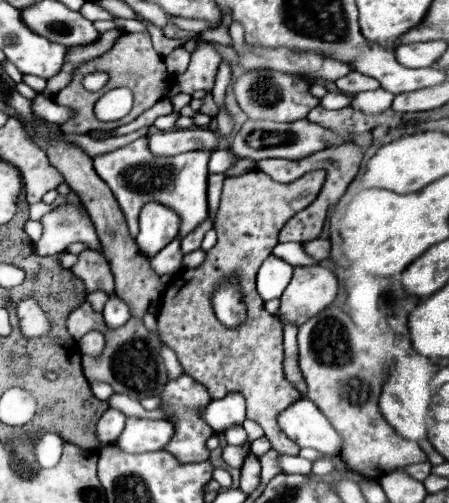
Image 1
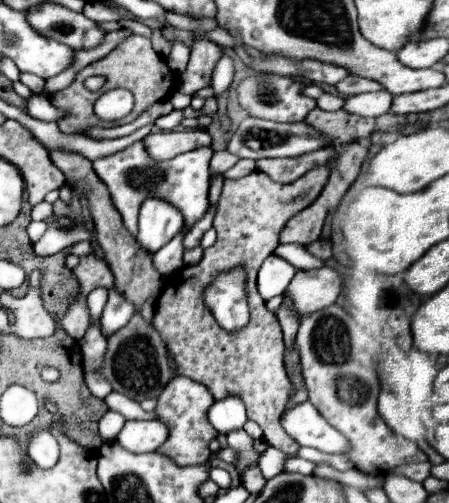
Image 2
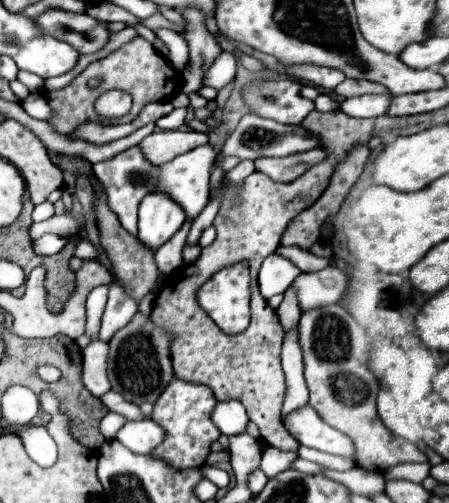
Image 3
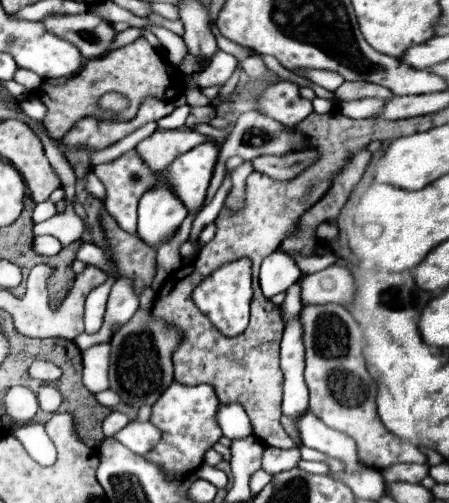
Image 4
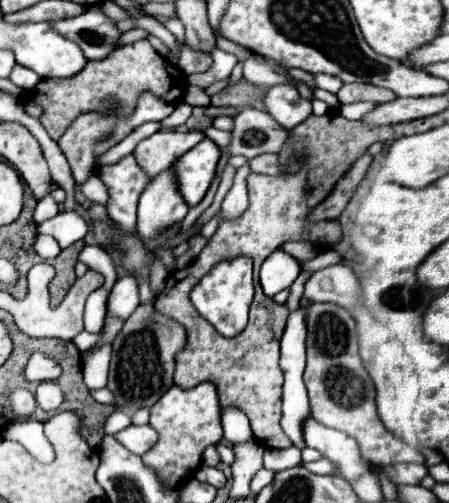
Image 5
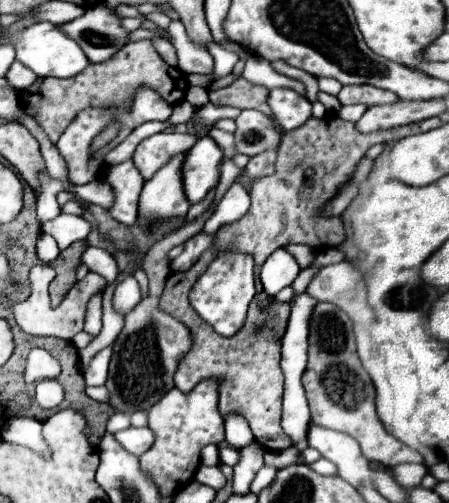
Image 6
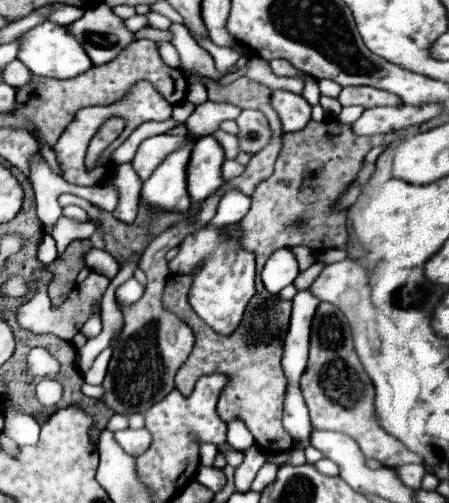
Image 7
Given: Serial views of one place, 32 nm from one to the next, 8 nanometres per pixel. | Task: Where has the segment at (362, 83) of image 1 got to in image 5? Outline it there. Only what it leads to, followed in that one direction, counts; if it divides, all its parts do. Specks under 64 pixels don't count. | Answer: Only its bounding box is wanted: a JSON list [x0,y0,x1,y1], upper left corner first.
[336,82,396,104]

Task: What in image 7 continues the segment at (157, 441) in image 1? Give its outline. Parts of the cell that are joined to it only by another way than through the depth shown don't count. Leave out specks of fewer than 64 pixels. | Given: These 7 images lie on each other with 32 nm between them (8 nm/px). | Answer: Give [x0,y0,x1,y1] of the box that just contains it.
[114,428,152,456]

